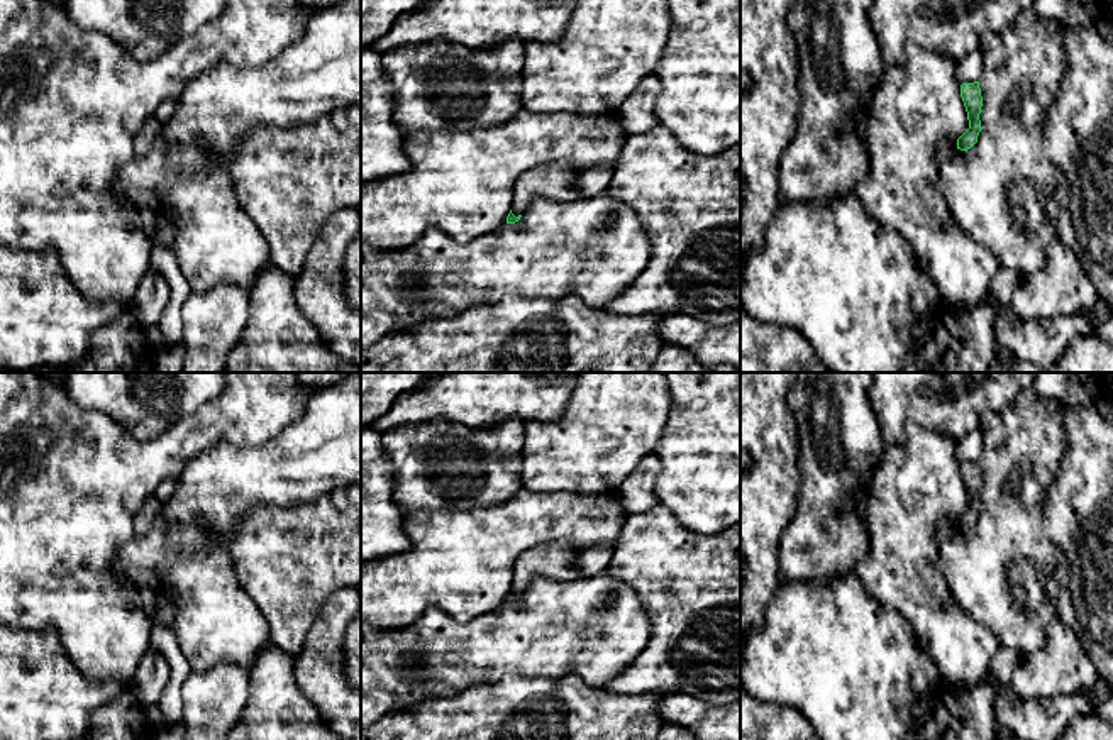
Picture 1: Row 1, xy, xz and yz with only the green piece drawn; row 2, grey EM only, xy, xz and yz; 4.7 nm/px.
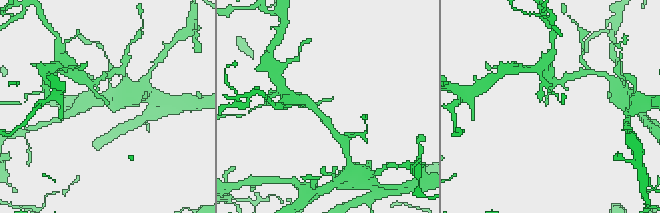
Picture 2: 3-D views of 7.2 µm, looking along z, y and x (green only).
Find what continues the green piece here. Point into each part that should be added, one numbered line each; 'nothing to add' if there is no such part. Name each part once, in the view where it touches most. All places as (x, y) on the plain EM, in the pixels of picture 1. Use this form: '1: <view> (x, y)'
1: xz (554, 561)

